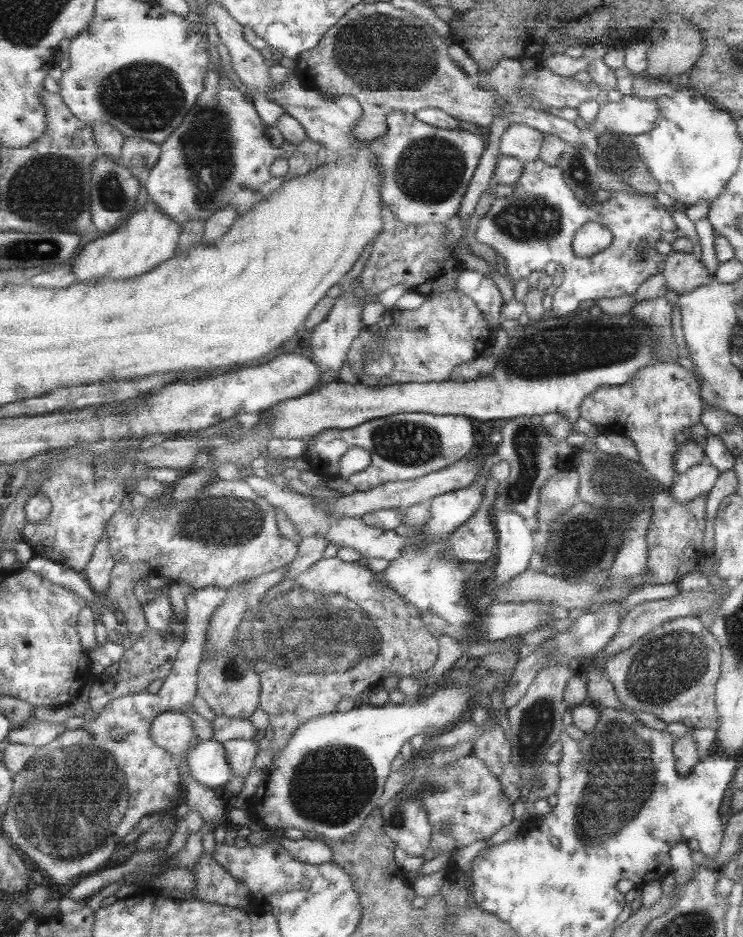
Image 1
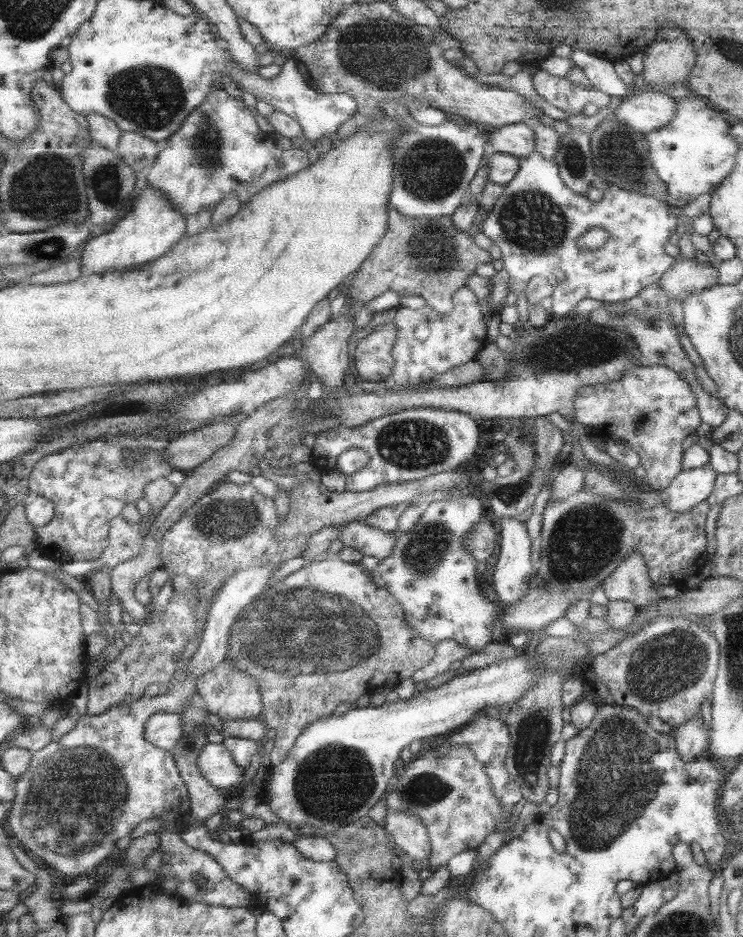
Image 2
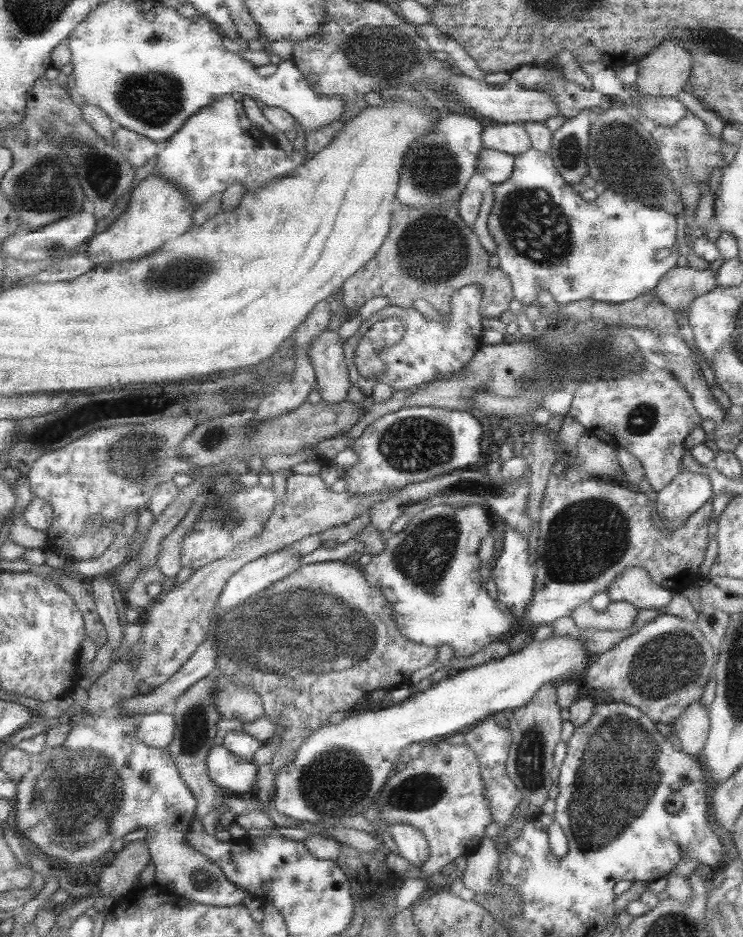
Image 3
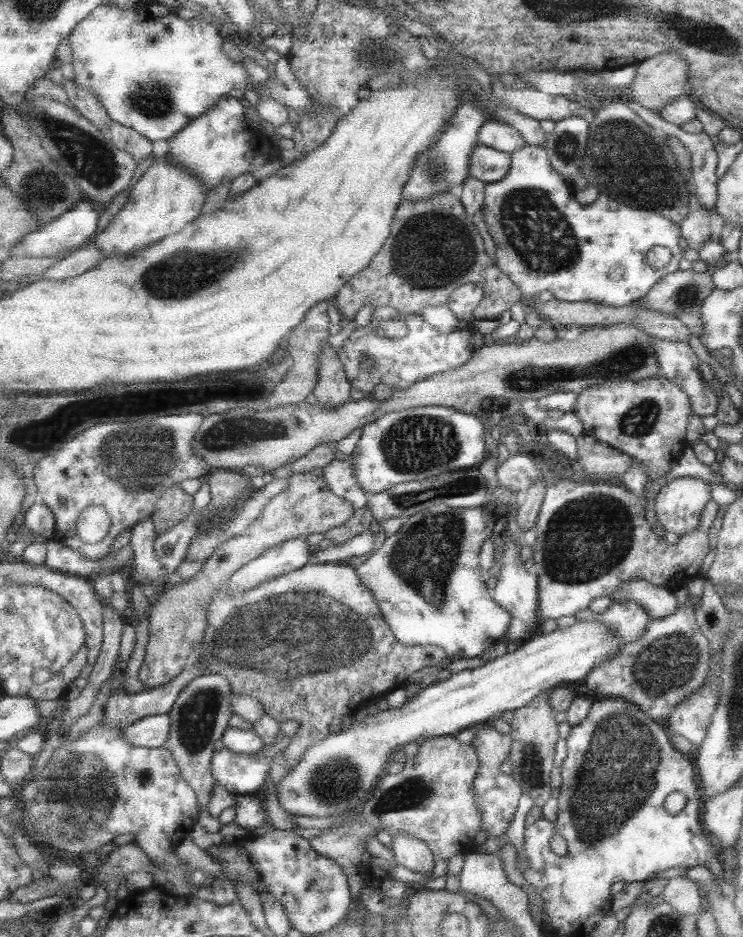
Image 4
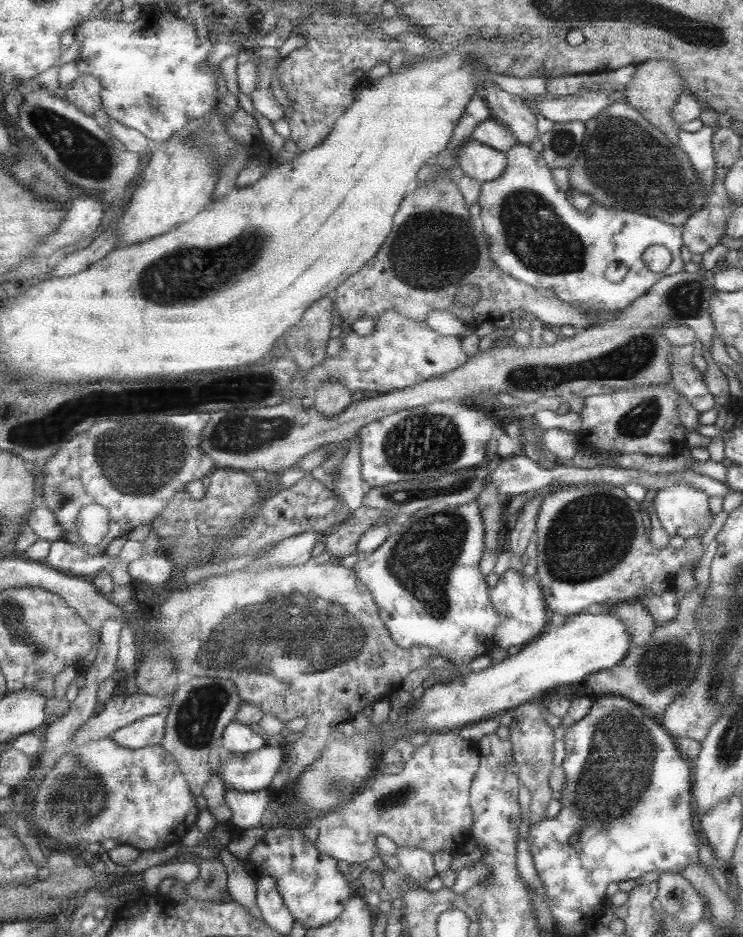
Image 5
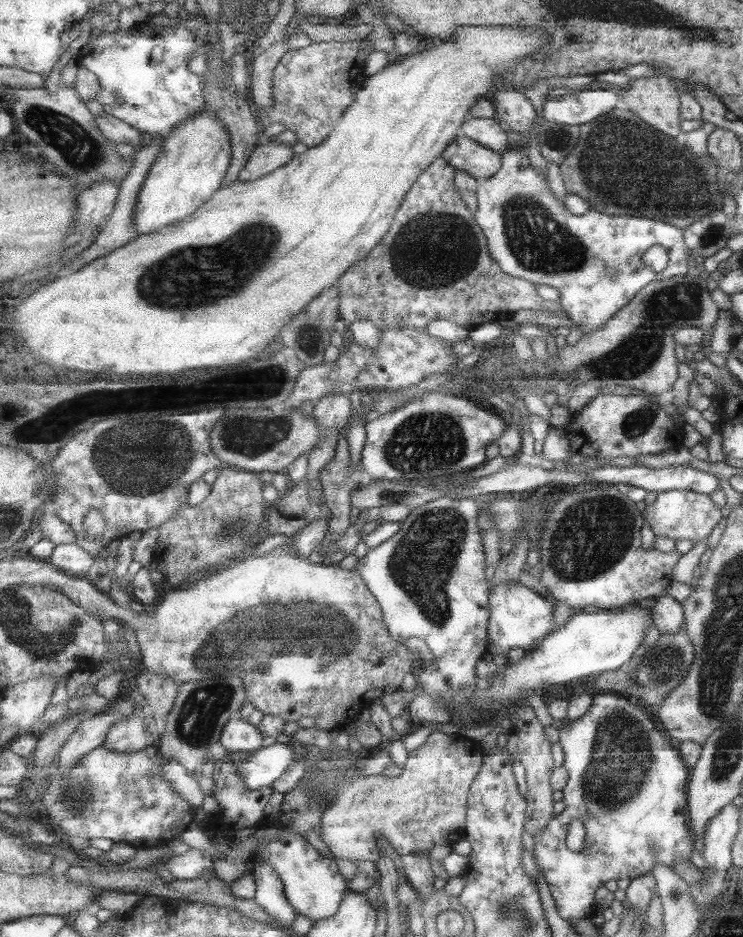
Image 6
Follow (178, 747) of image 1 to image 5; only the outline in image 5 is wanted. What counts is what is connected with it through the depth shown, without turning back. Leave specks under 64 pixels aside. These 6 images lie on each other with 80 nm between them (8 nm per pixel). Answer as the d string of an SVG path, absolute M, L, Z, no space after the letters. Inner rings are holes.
M154 714L117 729L112 737L121 746L131 750L161 745L166 733L166 721L165 714Z

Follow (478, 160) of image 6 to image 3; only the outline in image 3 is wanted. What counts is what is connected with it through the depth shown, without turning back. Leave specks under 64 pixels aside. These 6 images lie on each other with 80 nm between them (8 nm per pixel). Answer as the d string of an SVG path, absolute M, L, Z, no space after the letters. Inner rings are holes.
M483 148L480 152L478 172L493 186L502 183L513 174L515 157L506 152Z

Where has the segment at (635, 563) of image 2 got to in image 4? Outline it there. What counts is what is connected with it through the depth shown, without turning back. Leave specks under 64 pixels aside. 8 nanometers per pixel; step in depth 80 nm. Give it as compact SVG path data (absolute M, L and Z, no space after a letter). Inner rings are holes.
M636 578L622 586L613 601L633 601L645 608L655 618L665 618L677 612L679 600L673 593L673 589L663 588L651 584L642 578Z

